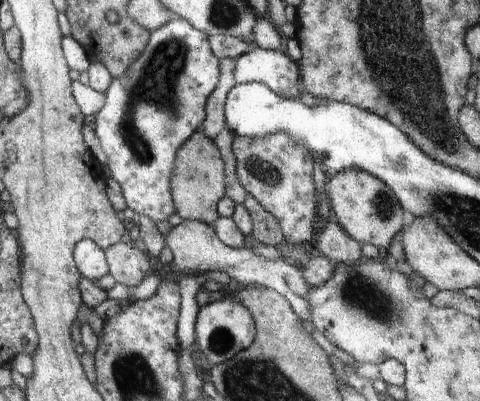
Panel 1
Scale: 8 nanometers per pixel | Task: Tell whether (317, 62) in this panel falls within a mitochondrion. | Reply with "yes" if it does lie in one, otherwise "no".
no

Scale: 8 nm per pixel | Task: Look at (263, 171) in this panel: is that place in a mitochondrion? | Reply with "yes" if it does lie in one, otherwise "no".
yes

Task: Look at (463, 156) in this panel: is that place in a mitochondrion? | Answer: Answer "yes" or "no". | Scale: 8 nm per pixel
yes

